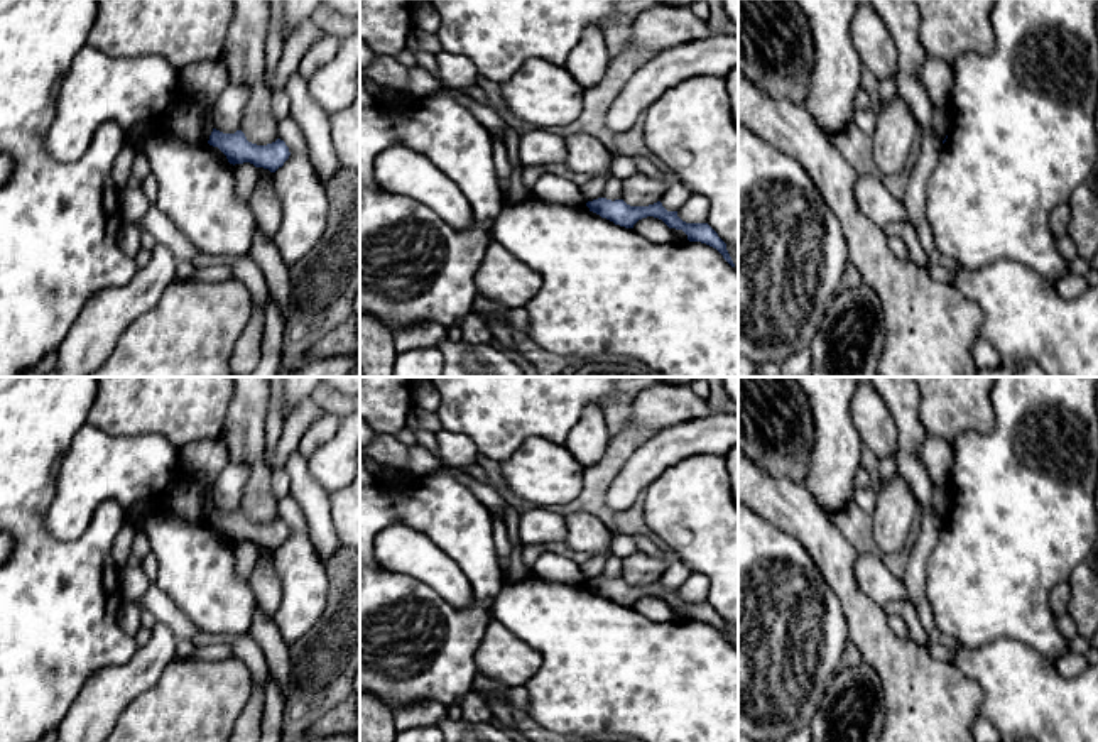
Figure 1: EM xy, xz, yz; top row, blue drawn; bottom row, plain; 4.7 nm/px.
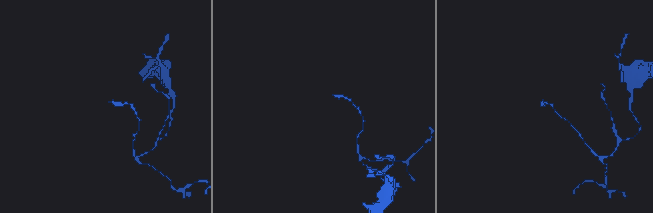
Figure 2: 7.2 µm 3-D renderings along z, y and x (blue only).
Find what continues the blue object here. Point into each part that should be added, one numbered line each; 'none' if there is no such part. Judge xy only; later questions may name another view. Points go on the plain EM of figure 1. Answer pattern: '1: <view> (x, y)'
none

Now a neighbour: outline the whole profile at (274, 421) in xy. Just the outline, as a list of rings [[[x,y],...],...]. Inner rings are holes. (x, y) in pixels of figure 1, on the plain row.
[[[284,377],[270,379],[270,401],[265,417],[265,453],[272,453],[282,436],[284,416],[282,416],[282,390]]]

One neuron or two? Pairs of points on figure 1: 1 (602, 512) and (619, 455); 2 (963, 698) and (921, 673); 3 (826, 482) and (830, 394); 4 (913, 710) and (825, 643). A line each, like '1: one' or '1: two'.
1: one
2: one
3: one
4: two

